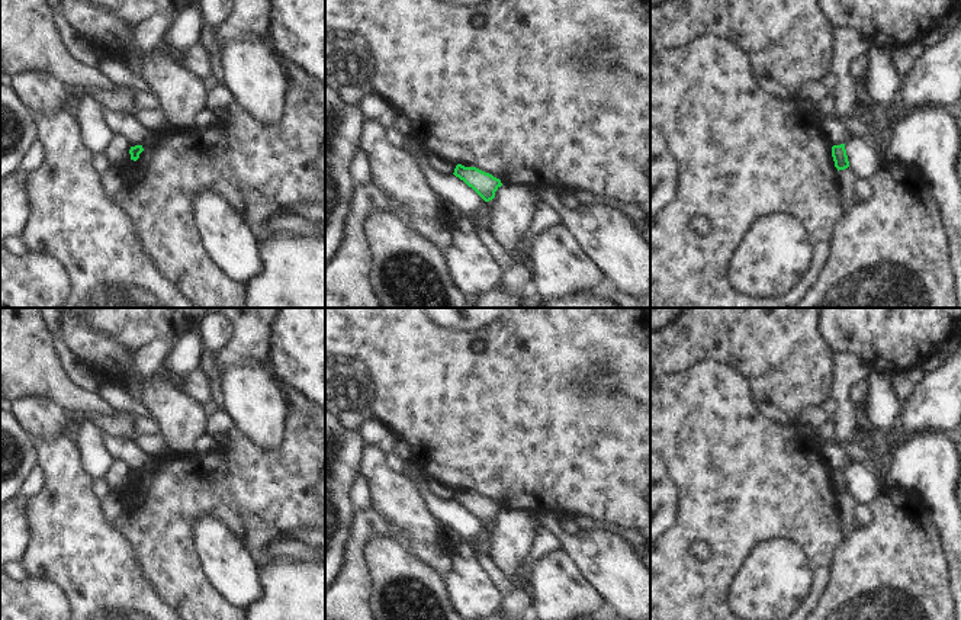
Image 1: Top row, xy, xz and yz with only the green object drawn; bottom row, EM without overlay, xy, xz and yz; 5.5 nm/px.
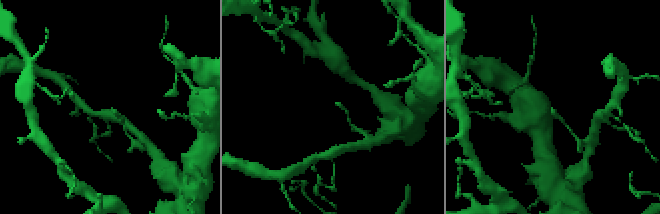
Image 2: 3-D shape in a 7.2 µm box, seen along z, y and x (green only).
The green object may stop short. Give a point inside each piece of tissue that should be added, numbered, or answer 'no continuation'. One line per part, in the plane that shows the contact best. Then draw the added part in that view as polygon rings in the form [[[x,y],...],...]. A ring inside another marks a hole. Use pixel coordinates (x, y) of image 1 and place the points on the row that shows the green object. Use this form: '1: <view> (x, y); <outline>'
no continuation

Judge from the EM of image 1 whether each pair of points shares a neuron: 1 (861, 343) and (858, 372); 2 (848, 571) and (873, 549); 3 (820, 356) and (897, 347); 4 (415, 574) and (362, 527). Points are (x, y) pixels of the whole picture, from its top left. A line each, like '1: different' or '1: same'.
1: different
2: same
3: different
4: different

